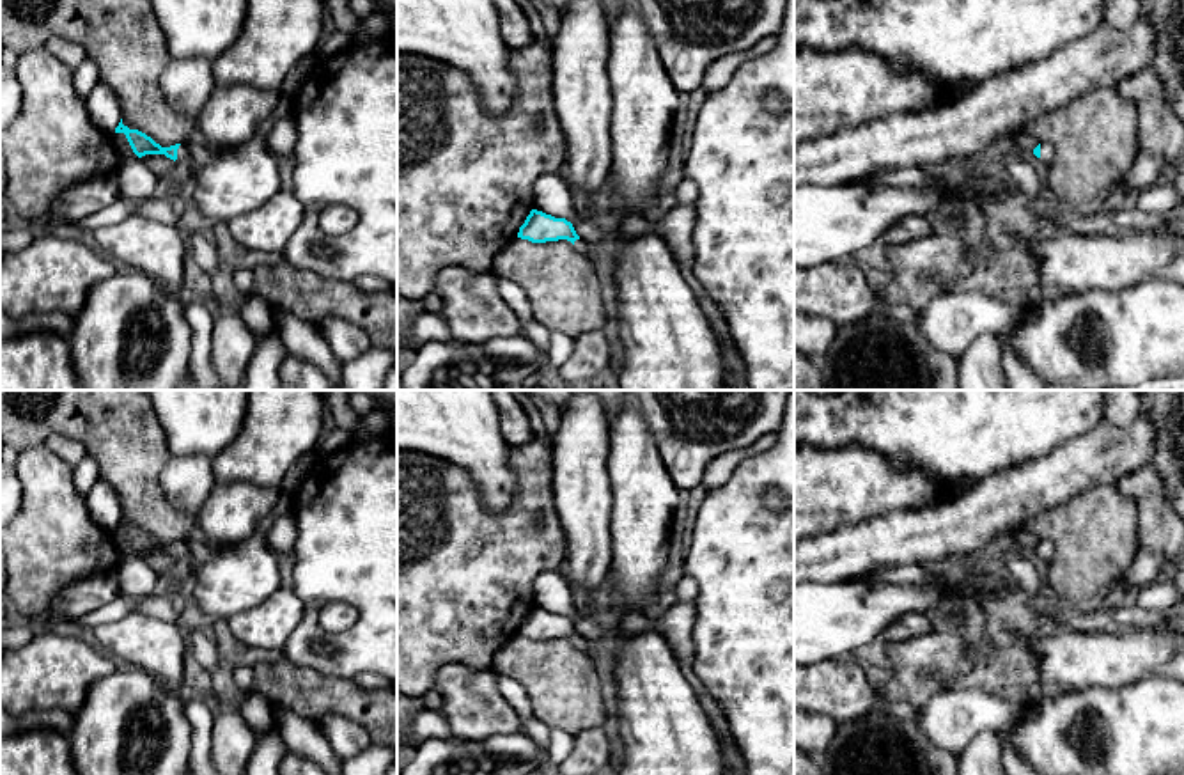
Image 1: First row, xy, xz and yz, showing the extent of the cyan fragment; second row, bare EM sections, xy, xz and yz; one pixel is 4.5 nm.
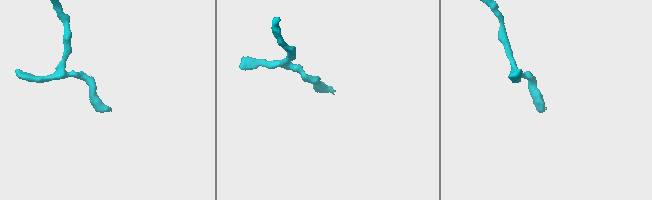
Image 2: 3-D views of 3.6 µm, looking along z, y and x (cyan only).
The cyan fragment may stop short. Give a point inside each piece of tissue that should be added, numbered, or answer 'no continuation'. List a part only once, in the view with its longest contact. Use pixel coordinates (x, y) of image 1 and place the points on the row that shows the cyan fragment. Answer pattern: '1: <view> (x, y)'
1: xy (241, 178)

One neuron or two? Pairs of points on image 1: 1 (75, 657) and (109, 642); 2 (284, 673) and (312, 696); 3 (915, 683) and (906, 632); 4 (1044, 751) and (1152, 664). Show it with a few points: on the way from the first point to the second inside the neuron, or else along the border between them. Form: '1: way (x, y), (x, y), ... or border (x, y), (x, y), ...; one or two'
1: border (98, 648), (119, 662); two
2: way (291, 680), (305, 692); one
3: border (934, 628), (888, 642); two
4: border (1165, 676), (1144, 676), (1117, 687), (1087, 688); two

